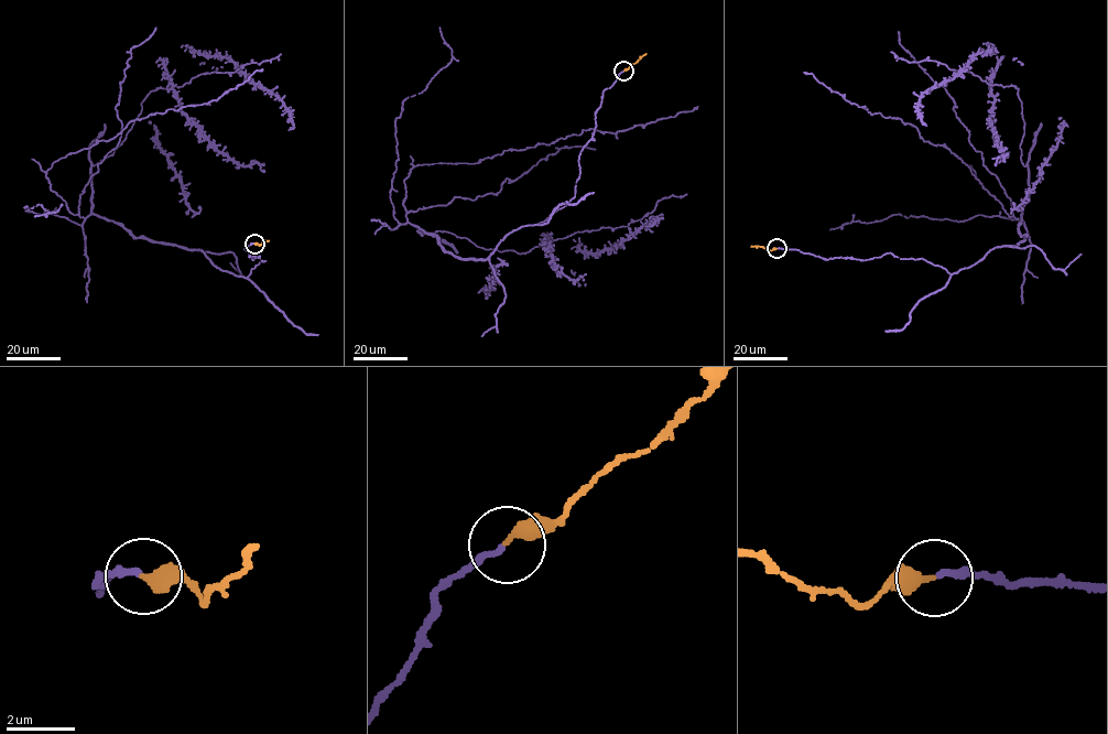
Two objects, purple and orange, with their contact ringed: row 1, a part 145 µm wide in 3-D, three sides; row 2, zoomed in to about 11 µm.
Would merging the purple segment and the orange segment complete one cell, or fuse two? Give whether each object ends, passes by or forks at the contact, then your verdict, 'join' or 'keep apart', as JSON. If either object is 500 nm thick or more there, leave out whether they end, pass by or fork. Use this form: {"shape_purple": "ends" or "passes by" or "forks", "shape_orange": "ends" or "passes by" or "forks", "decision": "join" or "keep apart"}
{"shape_purple": "ends", "shape_orange": "ends", "decision": "join"}

